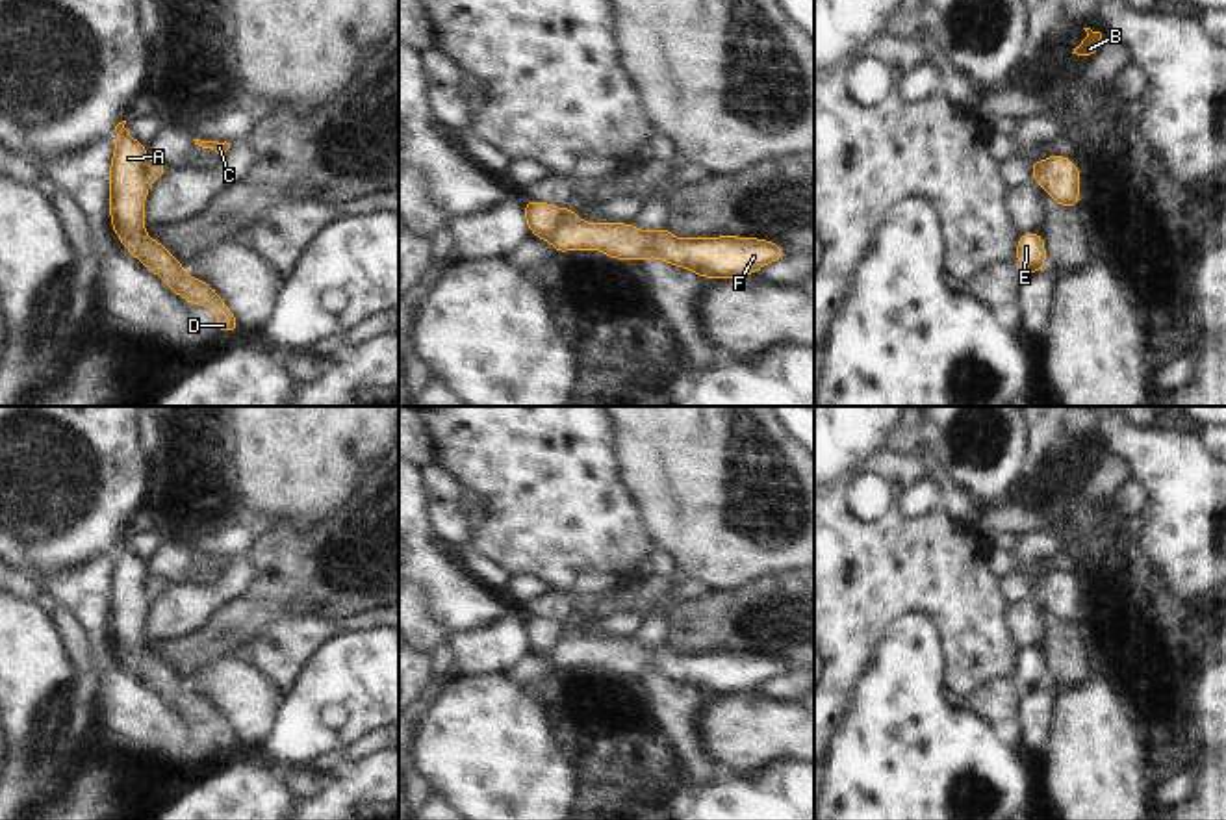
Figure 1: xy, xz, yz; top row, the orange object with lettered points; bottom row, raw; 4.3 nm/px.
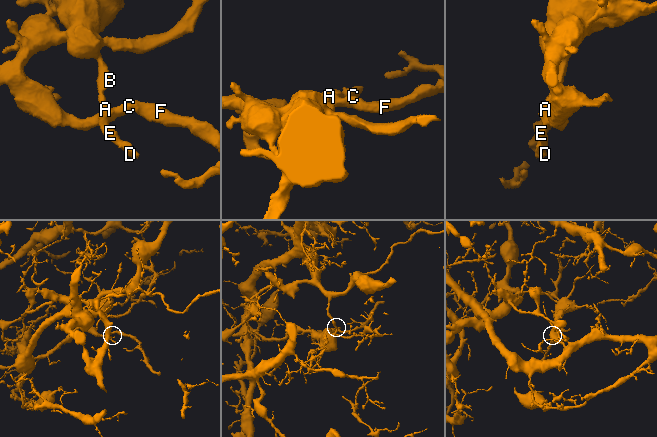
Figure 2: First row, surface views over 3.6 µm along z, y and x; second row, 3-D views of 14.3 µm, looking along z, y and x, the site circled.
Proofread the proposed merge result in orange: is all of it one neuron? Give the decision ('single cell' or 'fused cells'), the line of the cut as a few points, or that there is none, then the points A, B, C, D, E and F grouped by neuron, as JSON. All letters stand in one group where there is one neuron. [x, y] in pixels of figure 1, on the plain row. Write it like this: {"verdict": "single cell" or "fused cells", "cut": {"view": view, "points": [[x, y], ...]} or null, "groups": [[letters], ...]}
{"verdict": "fused cells", "cut": {"view": "xz", "points": [[562, 624], [562, 635], [540, 653]]}, "groups": [["A", "B", "D", "E"], ["C", "F"]]}

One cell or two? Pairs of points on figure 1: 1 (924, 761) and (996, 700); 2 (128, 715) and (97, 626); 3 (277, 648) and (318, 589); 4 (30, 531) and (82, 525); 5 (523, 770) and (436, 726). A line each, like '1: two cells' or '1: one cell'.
1: two cells
2: one cell
3: two cells
4: one cell
5: one cell

